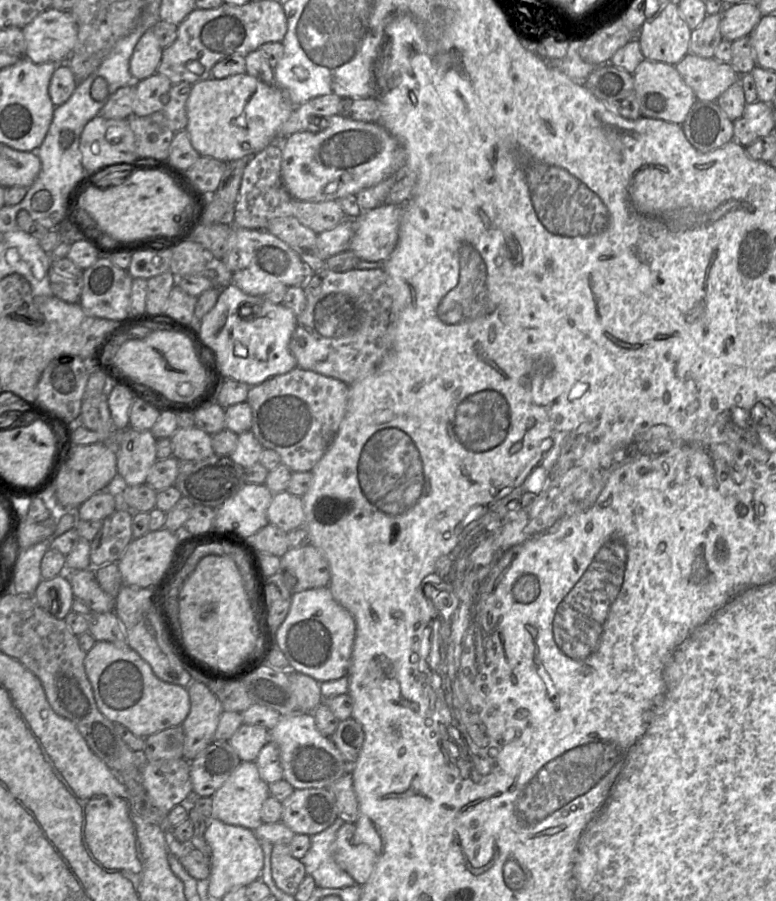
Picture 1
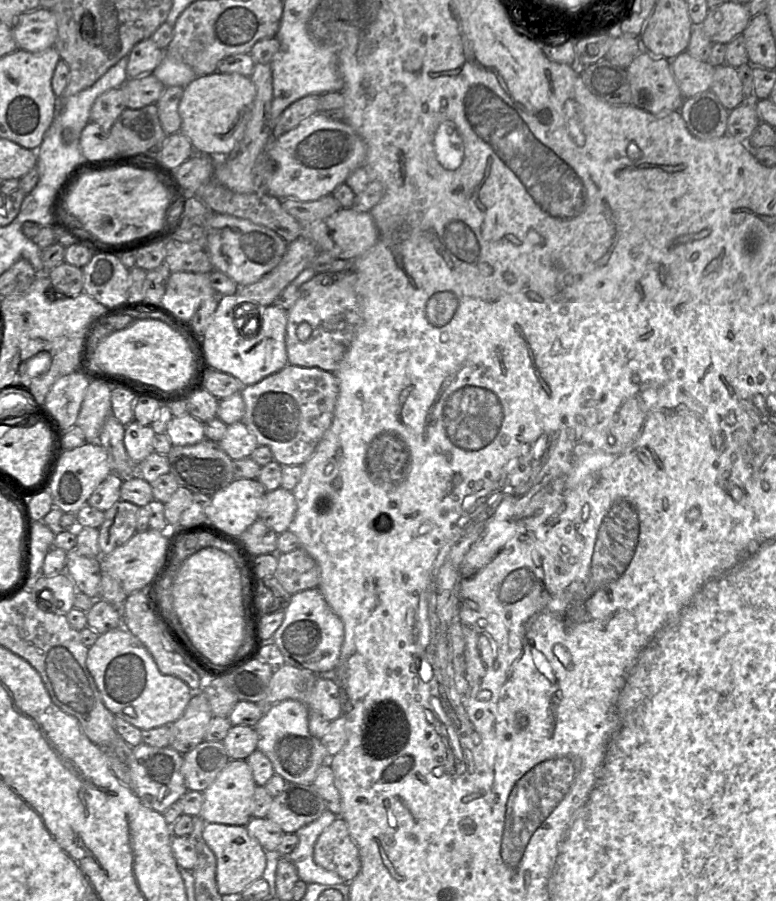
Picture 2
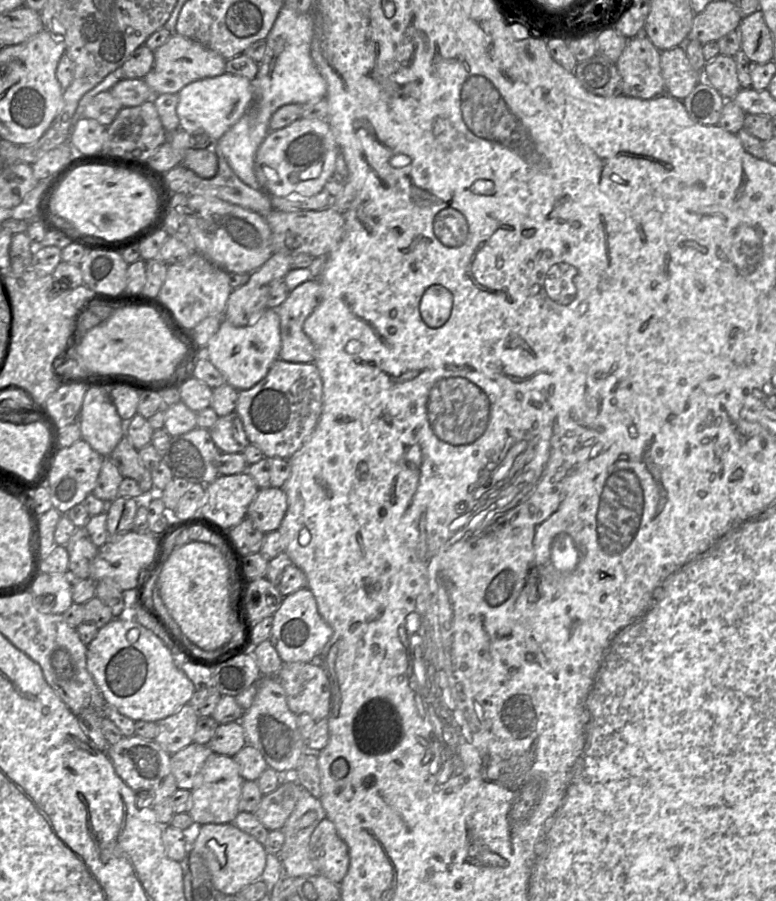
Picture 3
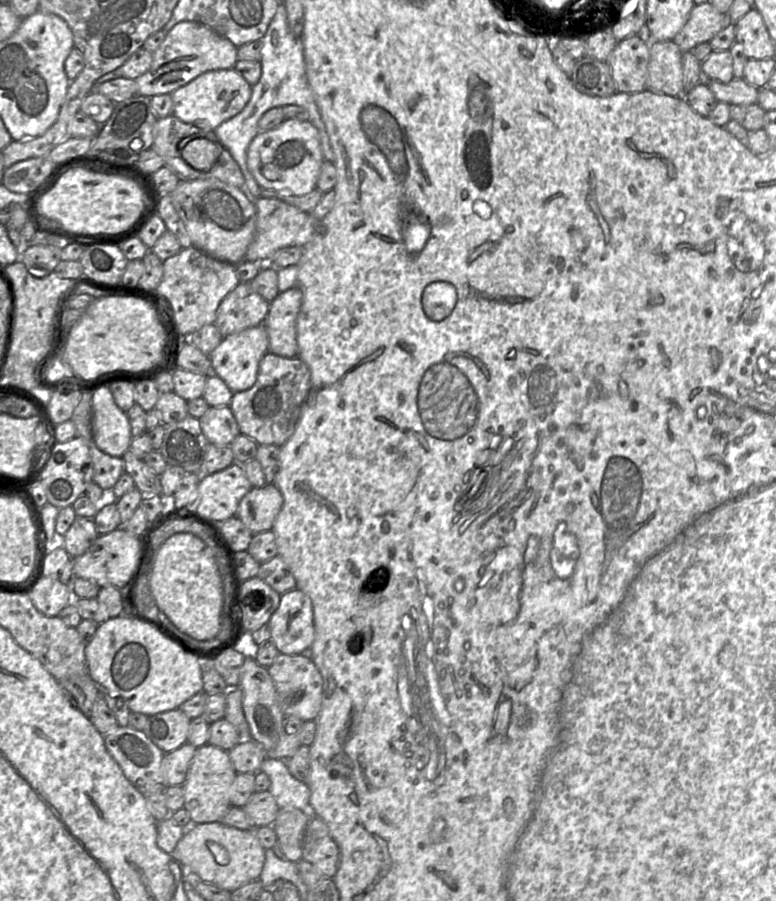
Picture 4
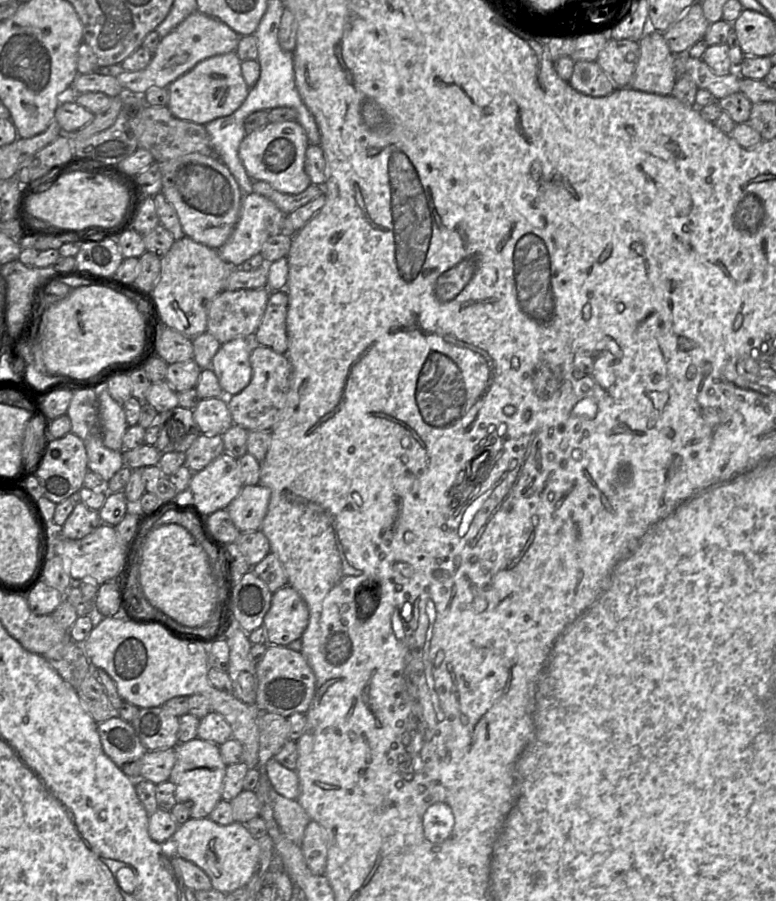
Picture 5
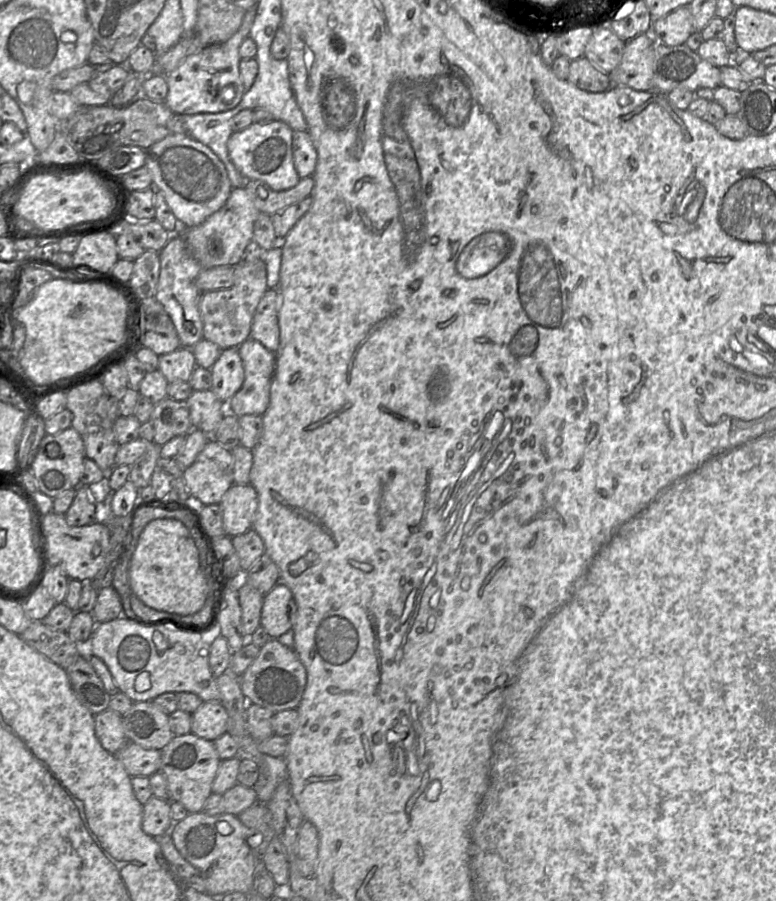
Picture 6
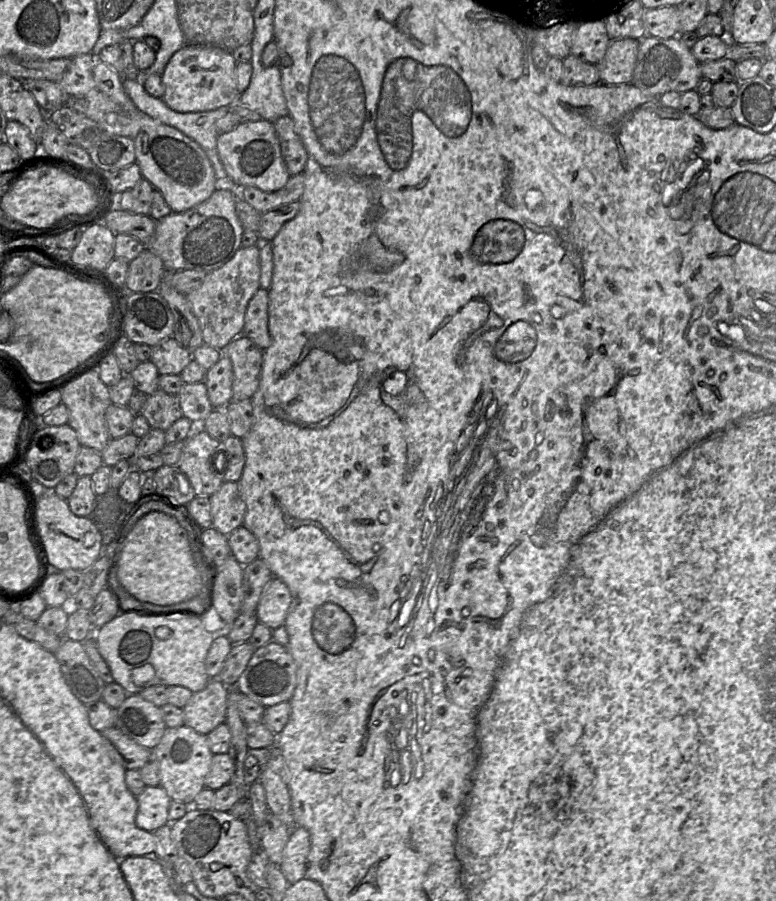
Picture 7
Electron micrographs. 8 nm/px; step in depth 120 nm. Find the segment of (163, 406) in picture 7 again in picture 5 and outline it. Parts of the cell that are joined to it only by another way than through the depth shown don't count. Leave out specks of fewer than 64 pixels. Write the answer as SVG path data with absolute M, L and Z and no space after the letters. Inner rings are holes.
M176 406L158 413L159 436L155 444L161 453L186 452L201 434L193 409Z

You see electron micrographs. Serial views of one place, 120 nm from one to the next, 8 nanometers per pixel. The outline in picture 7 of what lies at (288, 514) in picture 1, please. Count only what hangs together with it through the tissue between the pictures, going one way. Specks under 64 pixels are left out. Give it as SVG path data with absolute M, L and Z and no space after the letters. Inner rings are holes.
M224 481L210 495L212 527L228 536L243 525L246 504L239 491L238 482Z

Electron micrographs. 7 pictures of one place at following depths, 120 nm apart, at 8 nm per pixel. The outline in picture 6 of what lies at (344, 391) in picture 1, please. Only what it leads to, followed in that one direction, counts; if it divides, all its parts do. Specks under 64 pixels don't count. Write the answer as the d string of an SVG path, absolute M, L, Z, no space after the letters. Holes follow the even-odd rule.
M251 337L237 350L243 363L244 381L226 403L226 410L237 417L246 414L263 415L270 403L275 353Z

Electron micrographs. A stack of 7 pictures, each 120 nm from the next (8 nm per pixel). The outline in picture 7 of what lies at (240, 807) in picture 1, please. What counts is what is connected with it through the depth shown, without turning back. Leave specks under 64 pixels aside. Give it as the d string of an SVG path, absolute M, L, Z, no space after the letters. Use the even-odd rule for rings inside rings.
M187 725L166 729L159 744L152 750L160 770L160 786L171 800L186 805L192 804L197 794L205 787L205 778L209 772L212 756L207 735L202 735Z

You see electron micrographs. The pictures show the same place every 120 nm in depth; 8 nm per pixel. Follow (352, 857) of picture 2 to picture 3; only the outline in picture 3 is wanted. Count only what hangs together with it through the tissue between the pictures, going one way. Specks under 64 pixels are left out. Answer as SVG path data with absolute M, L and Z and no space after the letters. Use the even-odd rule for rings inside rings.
M328 818L323 819L312 832L308 856L320 875L336 884L340 884L348 872L350 865L348 846Z

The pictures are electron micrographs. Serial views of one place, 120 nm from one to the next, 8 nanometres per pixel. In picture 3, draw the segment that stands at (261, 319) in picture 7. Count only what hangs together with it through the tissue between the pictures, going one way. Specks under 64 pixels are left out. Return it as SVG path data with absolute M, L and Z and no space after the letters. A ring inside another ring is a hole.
M317 278L305 281L290 291L286 300L275 310L280 319L281 349L279 358L285 362L314 363L316 349L304 333L303 324L321 299Z

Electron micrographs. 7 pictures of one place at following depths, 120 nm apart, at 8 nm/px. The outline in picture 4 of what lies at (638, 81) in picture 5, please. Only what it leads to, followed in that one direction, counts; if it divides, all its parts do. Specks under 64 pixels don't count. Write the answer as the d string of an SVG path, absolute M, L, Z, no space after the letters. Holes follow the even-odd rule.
M650 41L646 89L669 96L685 96L682 56L674 41Z

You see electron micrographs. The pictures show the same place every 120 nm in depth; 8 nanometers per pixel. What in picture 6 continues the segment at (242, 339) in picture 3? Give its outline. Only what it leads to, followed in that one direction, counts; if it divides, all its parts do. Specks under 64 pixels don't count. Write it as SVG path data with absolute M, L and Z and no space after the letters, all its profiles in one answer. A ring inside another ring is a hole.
M237 348L222 349L210 371L211 390L226 404L244 381L243 363Z

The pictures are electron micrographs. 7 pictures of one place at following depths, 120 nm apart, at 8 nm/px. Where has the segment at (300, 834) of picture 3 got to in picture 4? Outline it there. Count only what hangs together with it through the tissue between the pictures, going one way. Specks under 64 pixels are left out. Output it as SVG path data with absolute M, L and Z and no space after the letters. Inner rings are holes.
M266 757L261 763L260 771L270 778L268 791L274 796L279 808L297 808L310 819L315 816L308 785L289 772L285 760Z

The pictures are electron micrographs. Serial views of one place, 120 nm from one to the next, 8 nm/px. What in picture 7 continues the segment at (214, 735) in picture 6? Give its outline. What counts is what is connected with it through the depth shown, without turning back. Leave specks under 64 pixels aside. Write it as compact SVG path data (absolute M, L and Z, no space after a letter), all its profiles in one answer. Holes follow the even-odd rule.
M211 679L203 690L193 693L182 709L184 725L208 735L217 726L226 723L229 690L219 679Z

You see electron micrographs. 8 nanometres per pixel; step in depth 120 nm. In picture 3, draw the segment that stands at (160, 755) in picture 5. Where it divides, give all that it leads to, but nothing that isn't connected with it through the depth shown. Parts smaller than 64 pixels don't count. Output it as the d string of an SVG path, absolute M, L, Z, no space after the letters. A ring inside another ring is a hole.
M192 742L171 755L171 769L179 789L192 790L212 750L208 745Z

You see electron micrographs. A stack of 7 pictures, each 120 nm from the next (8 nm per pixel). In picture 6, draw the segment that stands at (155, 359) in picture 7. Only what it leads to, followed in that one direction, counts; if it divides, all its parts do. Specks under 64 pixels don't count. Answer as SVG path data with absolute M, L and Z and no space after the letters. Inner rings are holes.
M181 346L170 353L158 356L158 370L168 383L188 381L196 366L191 348Z

